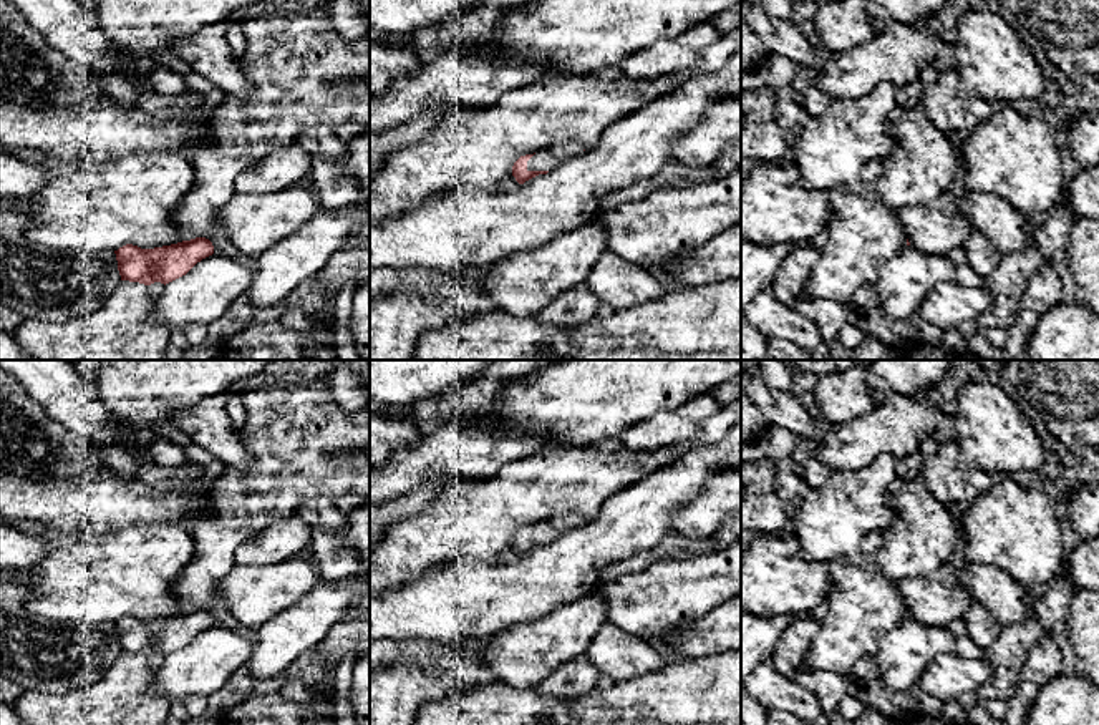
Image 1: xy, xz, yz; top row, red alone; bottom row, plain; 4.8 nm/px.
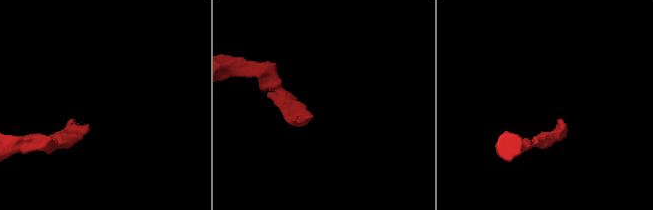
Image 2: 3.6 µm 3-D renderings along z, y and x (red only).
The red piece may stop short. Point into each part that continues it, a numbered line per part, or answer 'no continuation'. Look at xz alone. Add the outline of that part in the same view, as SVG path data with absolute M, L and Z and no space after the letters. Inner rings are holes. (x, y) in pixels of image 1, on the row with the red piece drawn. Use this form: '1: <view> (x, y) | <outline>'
1: xz (547, 160) | M565 143L555 148L539 151L527 161L527 171L552 171L565 159L582 151L583 146L580 143Z

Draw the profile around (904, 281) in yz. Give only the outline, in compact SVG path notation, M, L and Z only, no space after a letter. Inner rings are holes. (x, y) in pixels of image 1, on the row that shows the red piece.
M905 247L879 267L874 284L885 317L907 320L917 317L928 292L943 280L955 280L956 265L946 255L928 255Z

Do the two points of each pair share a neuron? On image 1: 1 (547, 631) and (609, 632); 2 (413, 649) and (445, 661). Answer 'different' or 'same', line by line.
1: different
2: same

